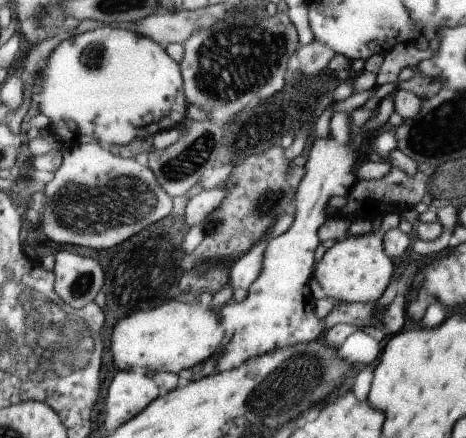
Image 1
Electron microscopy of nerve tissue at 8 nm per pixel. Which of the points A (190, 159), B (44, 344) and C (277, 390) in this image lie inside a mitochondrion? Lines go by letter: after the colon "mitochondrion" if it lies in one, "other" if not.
A: mitochondrion
B: mitochondrion
C: mitochondrion

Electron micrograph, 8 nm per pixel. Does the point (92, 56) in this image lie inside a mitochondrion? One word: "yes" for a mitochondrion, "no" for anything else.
yes

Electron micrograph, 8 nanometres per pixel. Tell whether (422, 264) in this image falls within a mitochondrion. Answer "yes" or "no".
no

